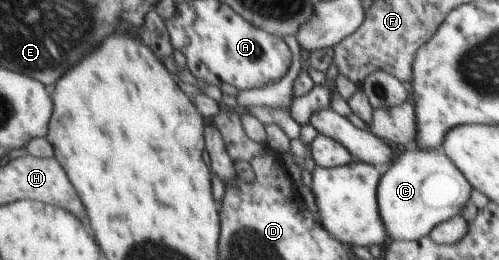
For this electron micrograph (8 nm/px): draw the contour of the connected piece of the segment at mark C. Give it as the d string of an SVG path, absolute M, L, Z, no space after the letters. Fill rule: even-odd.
M401 149L400 155L393 159L388 169L382 175L382 185L378 187L378 209L382 209L382 225L386 227L386 235L393 241L416 241L425 237L430 231L444 221L459 215L467 201L473 187L466 181L462 171L458 169L450 157L439 149Z

